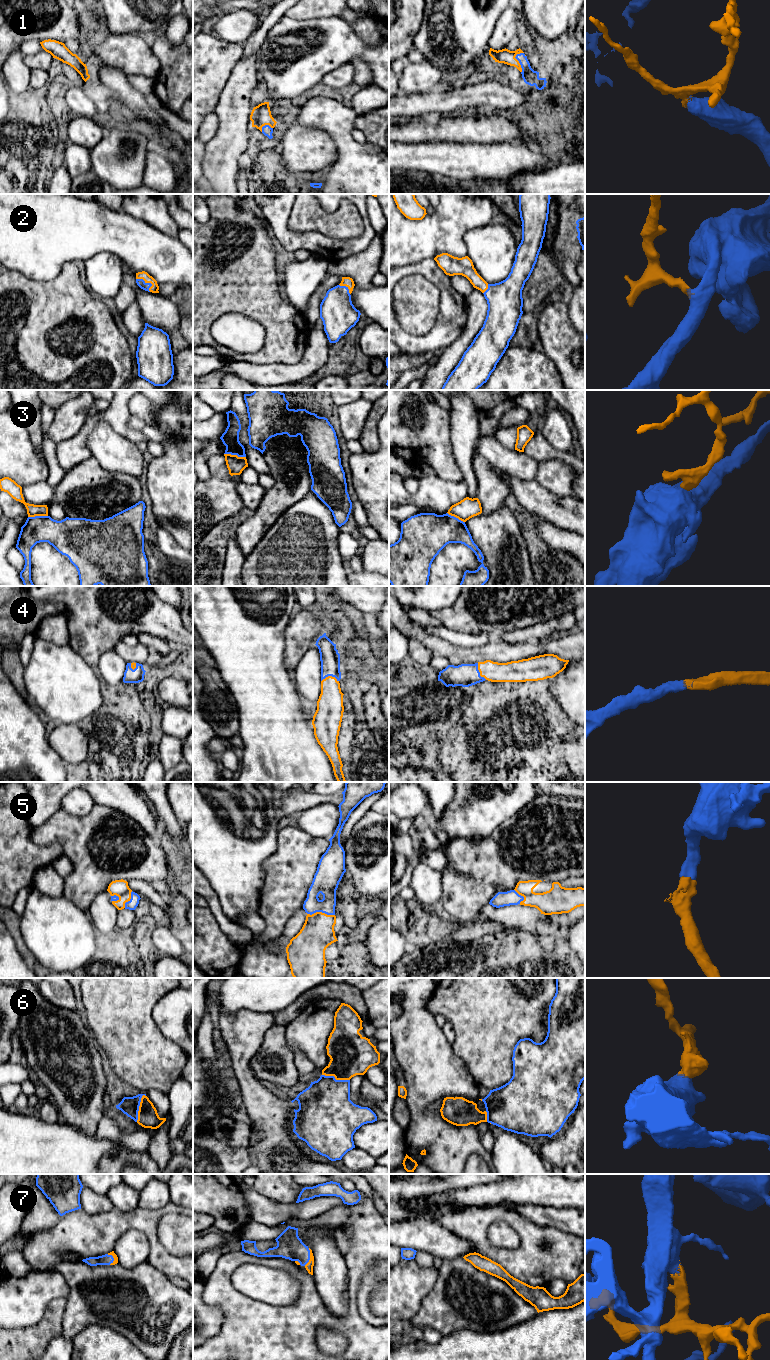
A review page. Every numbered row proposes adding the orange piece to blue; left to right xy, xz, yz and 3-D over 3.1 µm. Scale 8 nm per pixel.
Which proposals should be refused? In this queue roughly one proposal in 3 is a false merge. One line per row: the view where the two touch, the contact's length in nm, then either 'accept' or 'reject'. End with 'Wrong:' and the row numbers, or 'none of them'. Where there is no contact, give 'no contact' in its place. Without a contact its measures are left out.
1: meets blue in yz; contact 170 nm long; accept
2: meets blue in xy; contact 160 nm long; accept
3: meets blue in xz; contact 180 nm long; reject
4: meets blue in xz; contact 140 nm long; accept
5: meets blue in xz; contact 240 nm long; accept
6: meets blue in xy; contact 240 nm long; accept
7: meets blue in xz; contact 150 nm long; accept
Wrong: 3

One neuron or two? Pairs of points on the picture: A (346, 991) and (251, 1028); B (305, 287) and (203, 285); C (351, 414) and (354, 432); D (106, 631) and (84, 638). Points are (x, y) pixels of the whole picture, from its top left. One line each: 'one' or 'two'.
A: two
B: two
C: one
D: one

